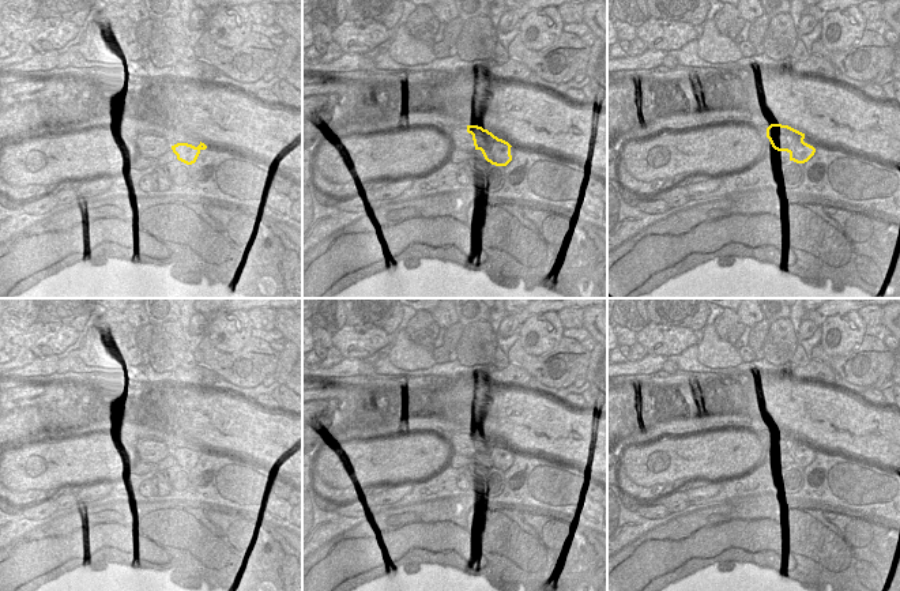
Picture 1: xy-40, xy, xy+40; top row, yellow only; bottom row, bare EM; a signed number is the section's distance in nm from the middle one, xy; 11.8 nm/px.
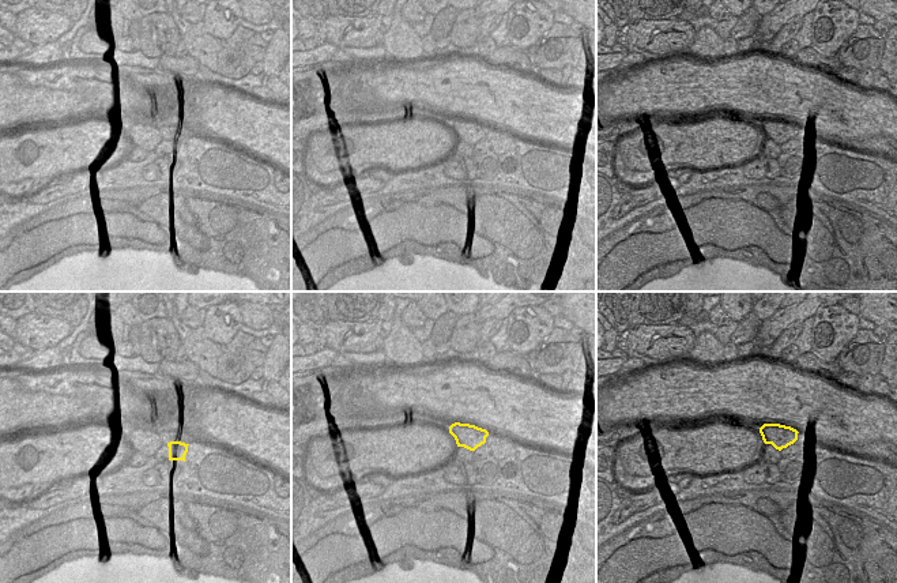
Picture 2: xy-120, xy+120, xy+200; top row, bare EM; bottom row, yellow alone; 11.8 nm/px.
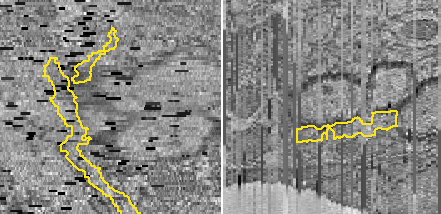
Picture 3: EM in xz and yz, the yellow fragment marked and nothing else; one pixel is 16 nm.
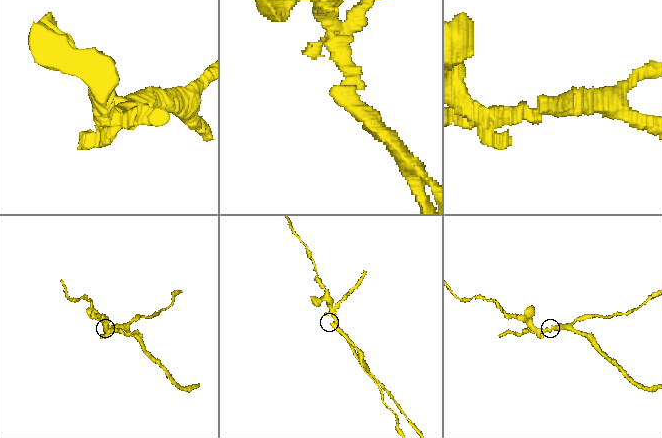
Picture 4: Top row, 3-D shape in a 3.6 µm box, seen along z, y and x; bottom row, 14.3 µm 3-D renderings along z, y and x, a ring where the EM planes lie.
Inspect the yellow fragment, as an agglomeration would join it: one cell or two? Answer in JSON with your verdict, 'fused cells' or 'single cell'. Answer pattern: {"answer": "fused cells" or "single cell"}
{"answer": "fused cells"}

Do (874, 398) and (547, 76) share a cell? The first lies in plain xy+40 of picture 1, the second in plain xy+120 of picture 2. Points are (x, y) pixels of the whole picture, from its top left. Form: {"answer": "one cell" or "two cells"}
{"answer": "one cell"}

